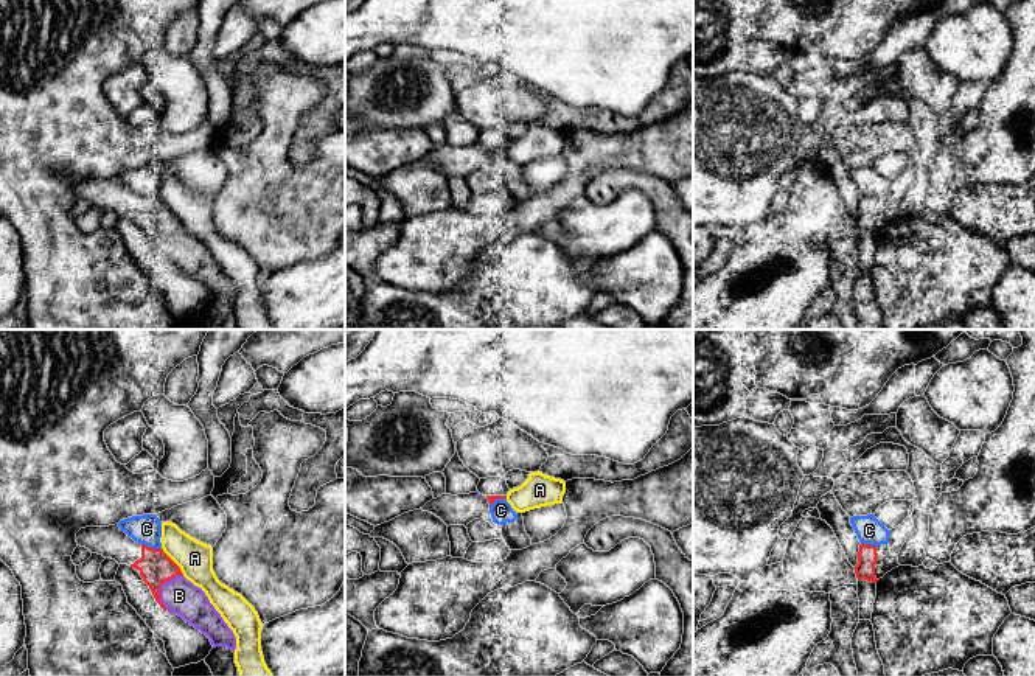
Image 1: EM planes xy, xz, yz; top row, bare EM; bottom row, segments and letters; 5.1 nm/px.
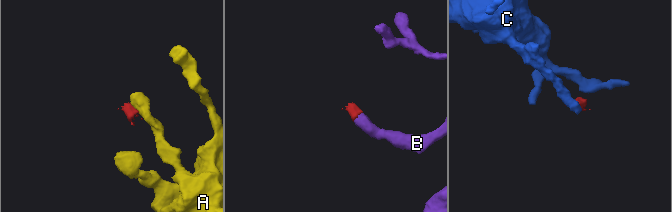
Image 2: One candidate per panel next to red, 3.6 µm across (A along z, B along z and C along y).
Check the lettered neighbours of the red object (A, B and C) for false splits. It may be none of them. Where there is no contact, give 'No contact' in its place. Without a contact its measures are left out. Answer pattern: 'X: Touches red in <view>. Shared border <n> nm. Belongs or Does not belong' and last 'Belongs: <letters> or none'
A: Touches red in xy. Shared border 180 nm. Does not belong
B: Touches red in xy. Shared border 220 nm. Belongs
C: Touches red in xy. Shared border 110 nm. Does not belong
Belongs: B

